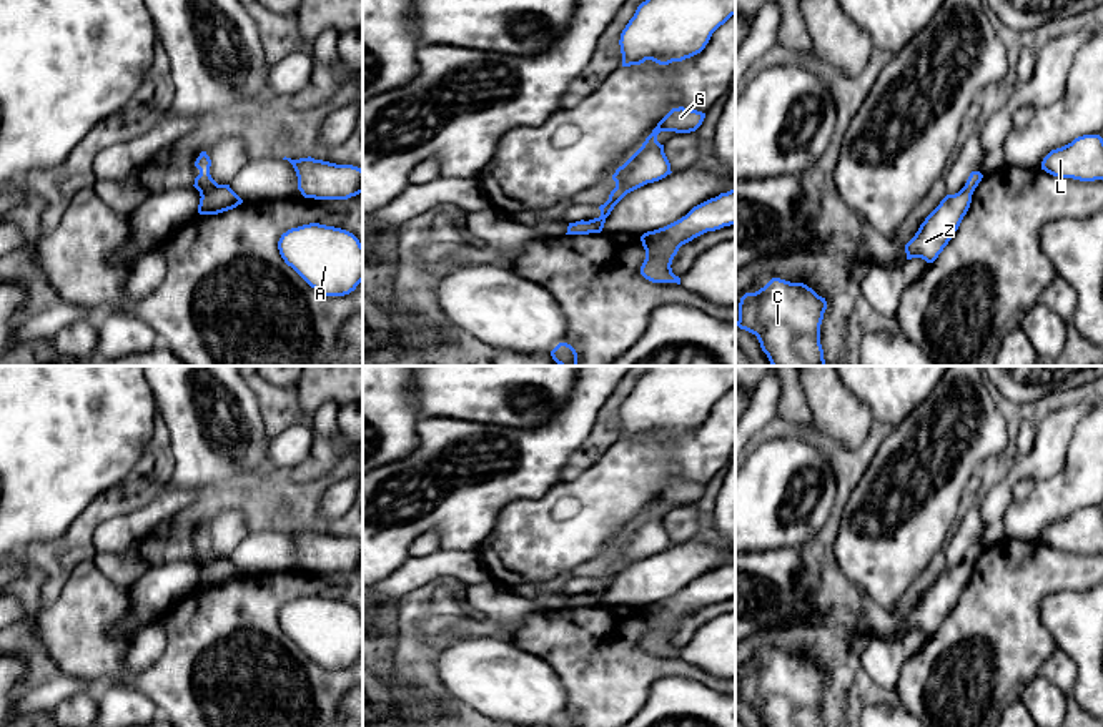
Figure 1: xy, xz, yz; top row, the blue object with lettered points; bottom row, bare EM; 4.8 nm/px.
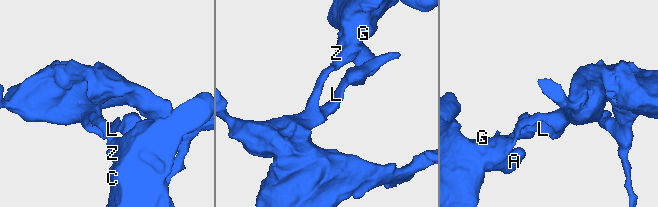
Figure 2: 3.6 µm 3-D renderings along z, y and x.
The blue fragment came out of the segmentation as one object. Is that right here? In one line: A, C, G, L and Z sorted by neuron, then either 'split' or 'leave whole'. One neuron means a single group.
A C G Z / L | split

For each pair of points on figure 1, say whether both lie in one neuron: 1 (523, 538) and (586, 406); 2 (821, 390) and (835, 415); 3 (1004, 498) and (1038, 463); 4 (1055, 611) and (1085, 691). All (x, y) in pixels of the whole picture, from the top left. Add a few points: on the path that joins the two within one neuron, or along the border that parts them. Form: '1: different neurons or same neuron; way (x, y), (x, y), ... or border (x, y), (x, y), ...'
1: different neurons; border (561, 479), (539, 498), (514, 499), (504, 506)
2: same neuron; way (827, 396), (835, 408)
3: same neuron; way (1007, 486), (1027, 466)
4: same neuron; way (1075, 631), (1085, 641), (1085, 671)

